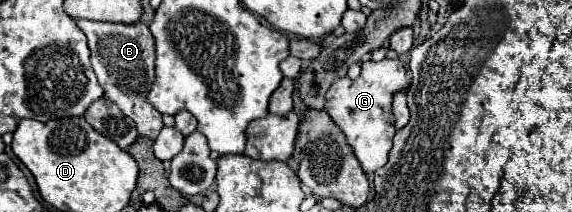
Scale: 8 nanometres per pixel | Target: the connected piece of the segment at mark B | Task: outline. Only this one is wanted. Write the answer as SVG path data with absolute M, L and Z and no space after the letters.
M77 19L77 25L87 37L91 49L91 65L99 79L99 85L105 91L105 97L119 105L119 109L131 117L137 125L139 135L149 139L157 139L163 129L161 113L147 103L147 91L151 91L151 83L155 79L155 39L151 39L151 31L145 23L125 25L125 23L103 23Z

